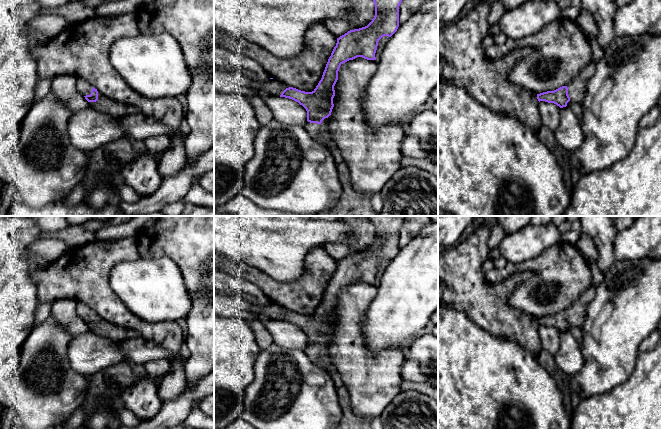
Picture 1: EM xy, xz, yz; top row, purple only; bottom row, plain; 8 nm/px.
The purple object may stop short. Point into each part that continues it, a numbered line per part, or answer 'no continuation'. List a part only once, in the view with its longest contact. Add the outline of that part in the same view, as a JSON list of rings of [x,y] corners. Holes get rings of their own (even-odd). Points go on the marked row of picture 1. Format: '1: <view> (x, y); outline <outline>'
1: xz (319, 132); outline [[[325,118],[321,124],[307,122],[304,128],[308,131],[309,135],[317,142],[323,144],[324,146],[329,144],[332,139],[329,132],[328,118]]]

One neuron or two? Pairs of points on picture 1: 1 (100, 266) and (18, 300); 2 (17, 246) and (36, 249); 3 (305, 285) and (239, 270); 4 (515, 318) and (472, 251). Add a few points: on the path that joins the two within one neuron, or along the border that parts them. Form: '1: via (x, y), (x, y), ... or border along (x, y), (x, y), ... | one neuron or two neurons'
1: border along (36, 269), (32, 273), (32, 279), (39, 302) | two neurons
2: border along (41, 236), (29, 246), (29, 250), (49, 261) | two neurons
3: via (289, 288), (271, 288), (255, 276) | one neuron
4: via (497, 305), (472, 280), (472, 269) | one neuron

